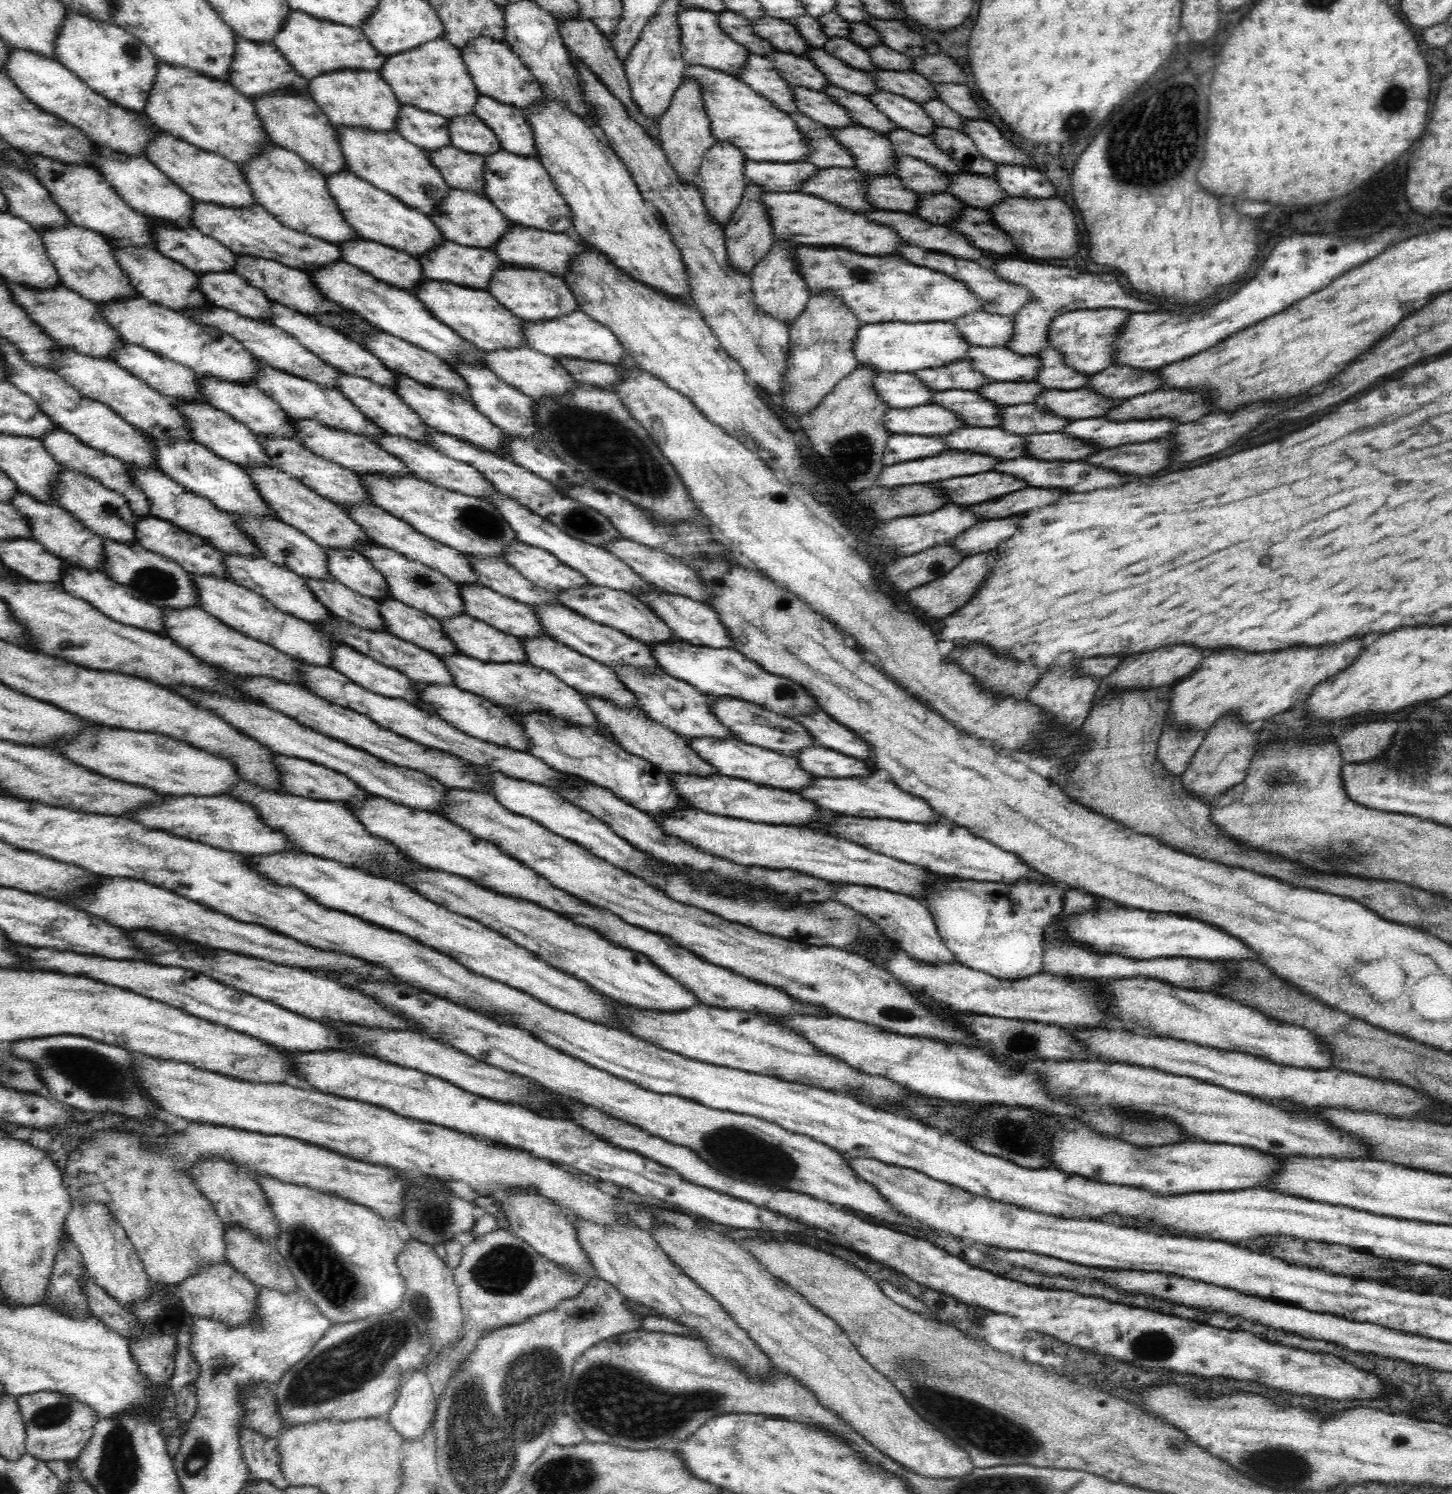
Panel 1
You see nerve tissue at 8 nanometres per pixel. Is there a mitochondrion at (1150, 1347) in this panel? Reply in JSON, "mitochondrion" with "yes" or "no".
{"mitochondrion":"yes"}

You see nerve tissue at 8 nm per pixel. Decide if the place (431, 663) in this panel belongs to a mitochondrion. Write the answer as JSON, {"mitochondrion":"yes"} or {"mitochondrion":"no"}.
{"mitochondrion":"no"}

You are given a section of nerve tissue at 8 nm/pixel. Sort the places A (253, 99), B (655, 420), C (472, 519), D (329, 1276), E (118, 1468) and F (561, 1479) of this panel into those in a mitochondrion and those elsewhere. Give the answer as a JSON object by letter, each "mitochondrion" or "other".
{"A":"other","B":"other","C":"mitochondrion","D":"mitochondrion","E":"mitochondrion","F":"mitochondrion"}

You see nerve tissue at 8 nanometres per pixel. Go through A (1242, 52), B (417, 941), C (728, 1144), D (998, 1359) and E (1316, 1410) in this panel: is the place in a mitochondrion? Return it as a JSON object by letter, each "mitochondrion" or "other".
{"A":"other","B":"other","C":"mitochondrion","D":"other","E":"other"}

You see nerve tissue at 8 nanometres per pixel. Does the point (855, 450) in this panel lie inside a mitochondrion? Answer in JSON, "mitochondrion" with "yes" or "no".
{"mitochondrion":"yes"}

